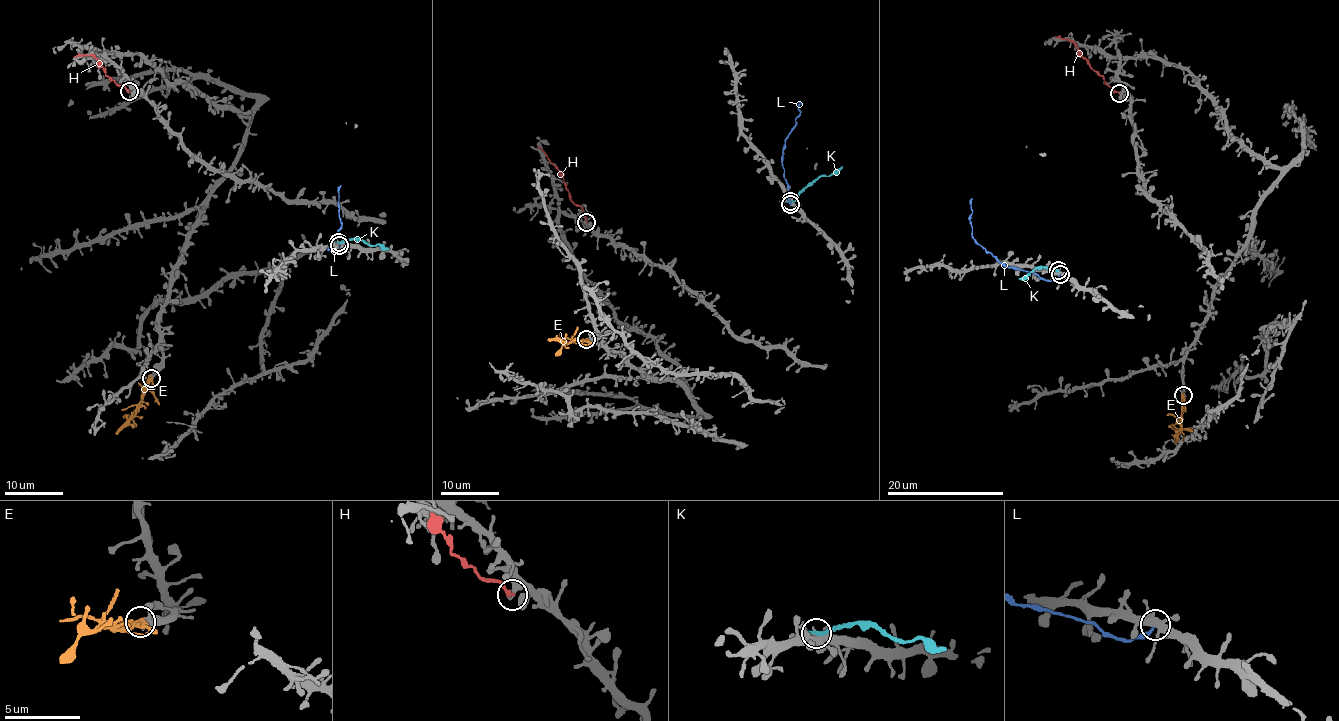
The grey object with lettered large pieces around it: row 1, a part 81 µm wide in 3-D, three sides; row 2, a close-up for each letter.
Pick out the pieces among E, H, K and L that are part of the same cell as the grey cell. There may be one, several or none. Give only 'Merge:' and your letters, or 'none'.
Merge: E

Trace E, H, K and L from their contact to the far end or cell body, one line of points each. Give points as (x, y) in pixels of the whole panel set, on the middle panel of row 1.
E: (586, 340), (563, 344), (547, 339)
H: (586, 222), (585, 213), (571, 199), (562, 175), (536, 147)
K: (789, 201), (794, 201), (816, 180), (835, 174), (842, 167)
L: (791, 204), (783, 175), (782, 148), (800, 113), (798, 105), (801, 104)

